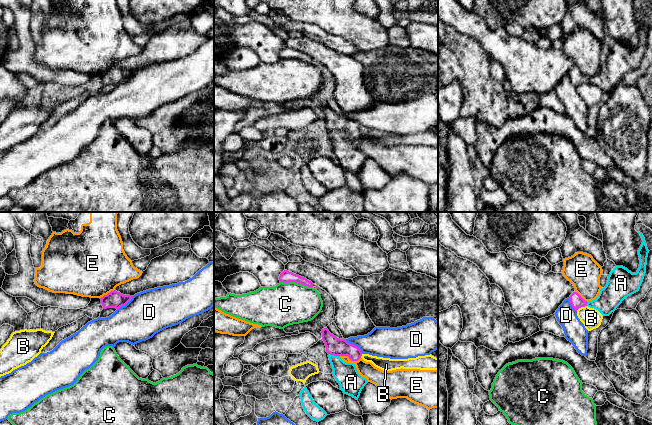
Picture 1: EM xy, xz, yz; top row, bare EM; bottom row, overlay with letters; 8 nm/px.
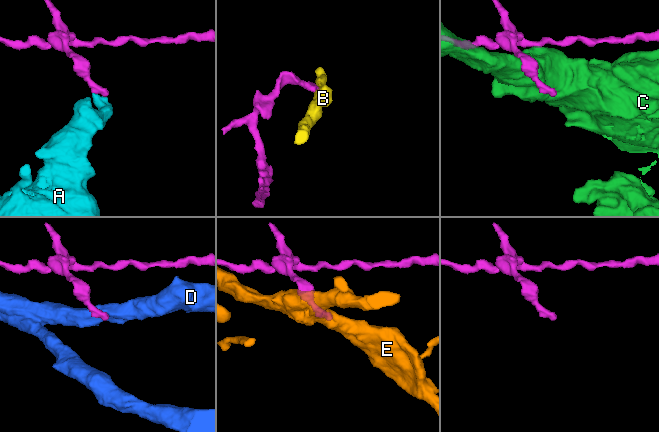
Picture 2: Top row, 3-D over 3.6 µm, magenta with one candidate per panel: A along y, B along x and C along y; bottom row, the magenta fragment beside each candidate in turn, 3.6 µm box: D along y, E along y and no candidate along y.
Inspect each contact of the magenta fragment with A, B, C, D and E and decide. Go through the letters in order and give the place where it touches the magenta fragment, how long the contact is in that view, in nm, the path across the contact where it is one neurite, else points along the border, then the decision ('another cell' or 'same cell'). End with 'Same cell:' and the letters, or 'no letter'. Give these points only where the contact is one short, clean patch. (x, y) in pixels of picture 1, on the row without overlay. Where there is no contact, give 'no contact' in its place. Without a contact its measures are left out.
A: meets magenta in xz at (334, 131); contact 90 nm long; runs through xz (338, 123), (334, 131), (337, 140), (350, 157); same cell
B: meets magenta in yz at (581, 82); contact 100 nm long; border along yz (586, 81), (576, 86); another cell
C: meets magenta in xz at (296, 58); contact 260 nm long; another cell
D: meets magenta in xz at (354, 121); contact 190 nm long; border along xz (345, 115), (354, 120), (363, 129); another cell
E: meets magenta in xz at (350, 135); contact 170 nm long; another cell
Same cell: A

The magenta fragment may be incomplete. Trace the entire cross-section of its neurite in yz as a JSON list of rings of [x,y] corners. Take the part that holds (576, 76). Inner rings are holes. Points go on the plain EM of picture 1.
[[[638,9],[643,18],[638,26],[640,40],[637,48],[632,49],[623,42],[616,42],[610,48],[607,60],[601,64],[598,73],[589,78],[585,77],[577,68],[573,68],[569,76],[576,87],[581,83],[588,82],[598,86],[603,92],[609,92],[625,74],[639,67],[646,49],[649,26],[643,10]]]

